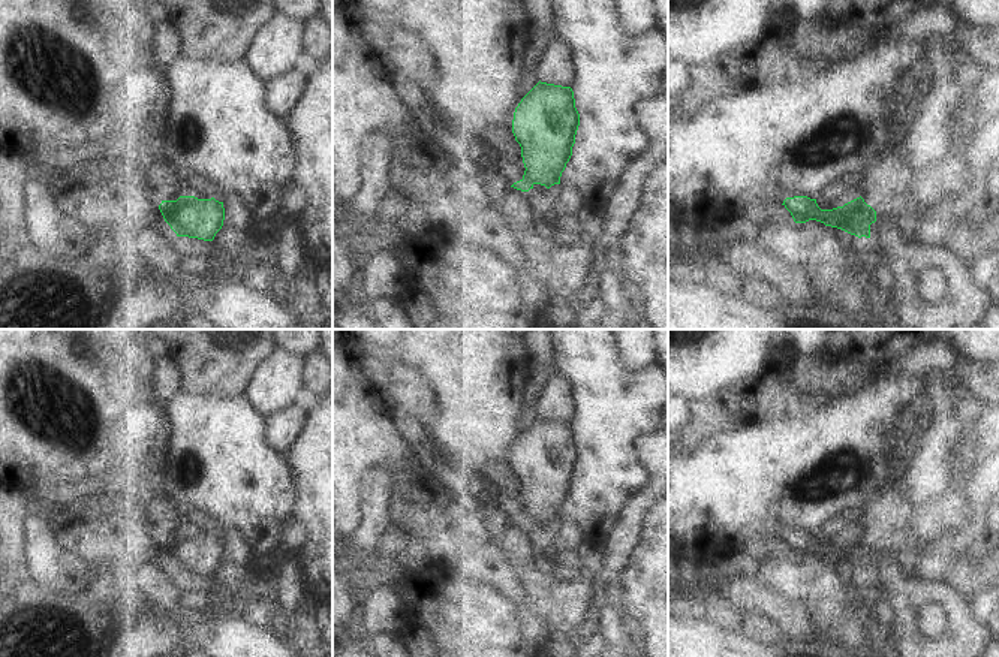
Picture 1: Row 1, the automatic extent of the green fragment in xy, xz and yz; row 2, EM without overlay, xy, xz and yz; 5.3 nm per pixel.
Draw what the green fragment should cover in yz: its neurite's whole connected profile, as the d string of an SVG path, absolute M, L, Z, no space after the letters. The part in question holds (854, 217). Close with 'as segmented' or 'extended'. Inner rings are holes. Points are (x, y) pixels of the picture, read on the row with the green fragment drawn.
M807 196L786 198L782 205L791 213L795 223L816 220L858 238L866 236L879 247L885 262L894 269L891 314L906 329L999 329L999 305L987 292L971 283L968 260L957 257L950 244L918 245L909 235L909 223L900 217L878 214L861 196L833 210L821 210L816 199ZM926 266L939 266L948 277L948 293L936 304L926 304L915 289L917 274Z | extended

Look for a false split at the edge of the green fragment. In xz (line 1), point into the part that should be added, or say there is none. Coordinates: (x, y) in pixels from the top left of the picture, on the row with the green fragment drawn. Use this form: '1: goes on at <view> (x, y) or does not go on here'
1: does not go on here

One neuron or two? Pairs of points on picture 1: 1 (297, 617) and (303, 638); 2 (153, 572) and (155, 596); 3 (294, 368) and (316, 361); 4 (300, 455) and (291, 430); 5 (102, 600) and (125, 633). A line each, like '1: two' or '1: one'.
1: one
2: one
3: two
4: two
5: two

